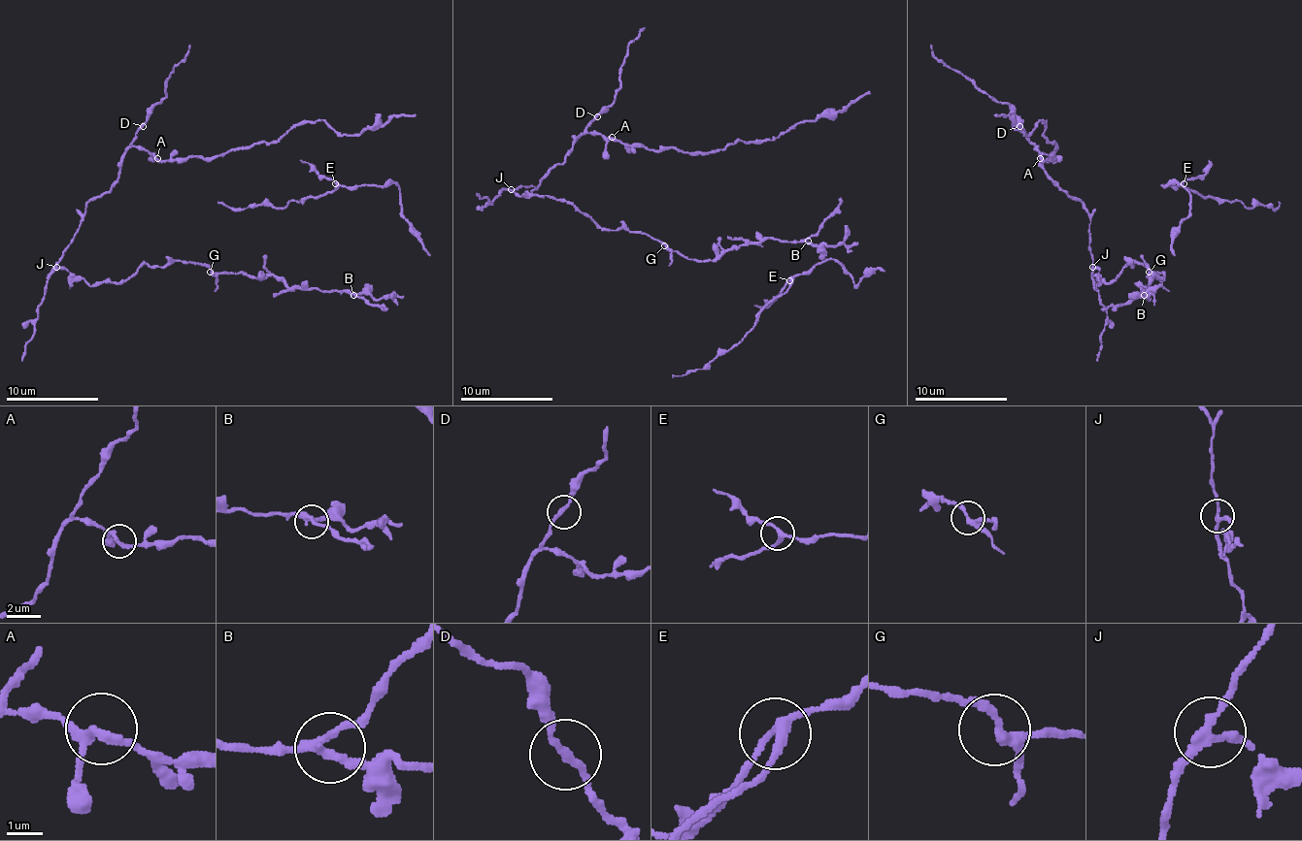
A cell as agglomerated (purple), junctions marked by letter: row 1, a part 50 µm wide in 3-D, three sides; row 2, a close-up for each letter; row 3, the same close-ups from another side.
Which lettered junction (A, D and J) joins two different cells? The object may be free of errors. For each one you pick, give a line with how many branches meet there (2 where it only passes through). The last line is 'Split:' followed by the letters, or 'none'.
J: 3
Split: J

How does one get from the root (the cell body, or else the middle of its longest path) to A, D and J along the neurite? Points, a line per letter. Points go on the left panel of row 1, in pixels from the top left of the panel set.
A: (171, 263), (117, 283), (57, 265), (122, 156), (143, 146), (157, 158)
D: (171, 263), (143, 265), (117, 283), (87, 283), (57, 265), (85, 207), (111, 191), (124, 149), (143, 126)
J: (171, 263), (161, 267), (143, 265), (117, 283), (87, 283), (57, 267)

